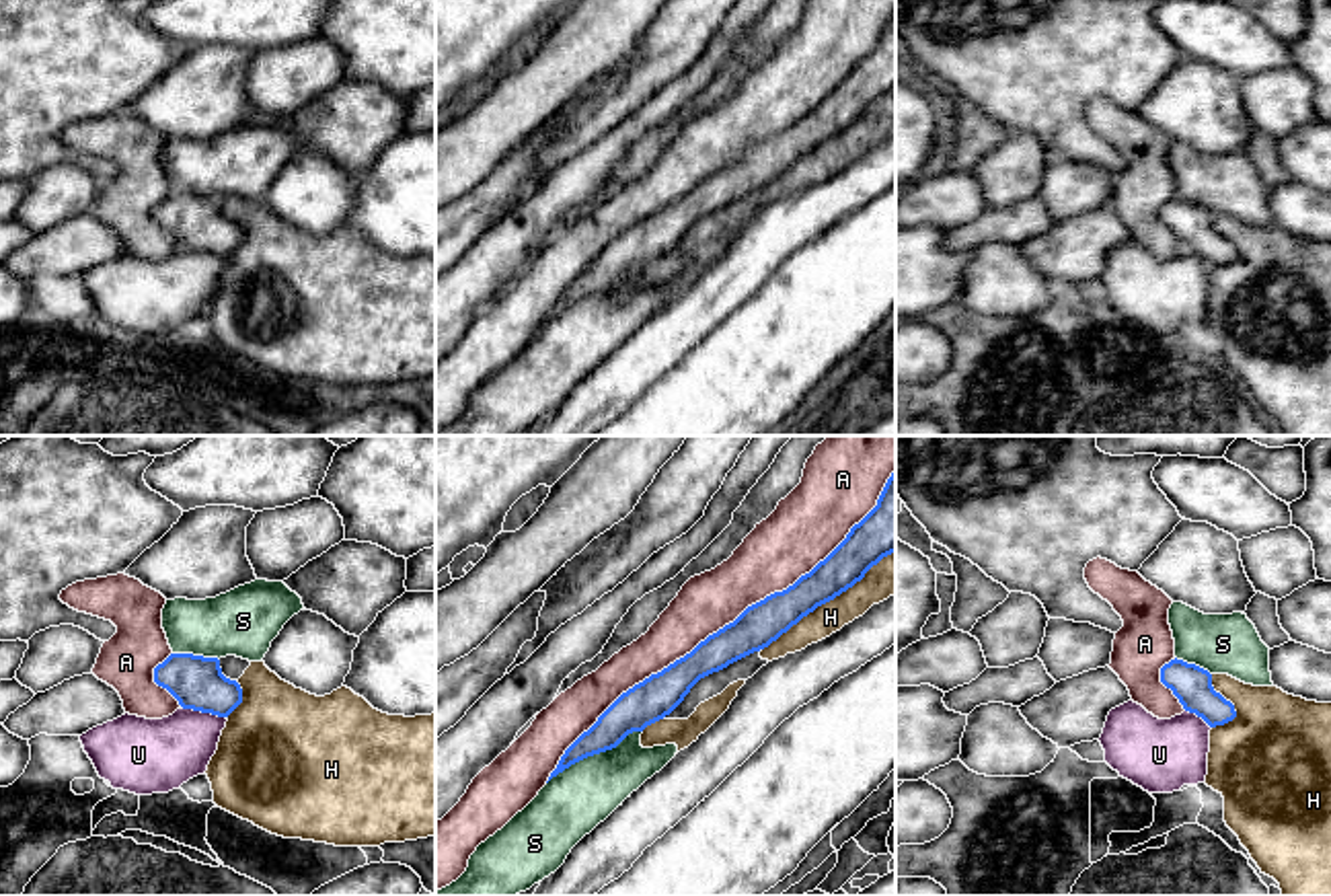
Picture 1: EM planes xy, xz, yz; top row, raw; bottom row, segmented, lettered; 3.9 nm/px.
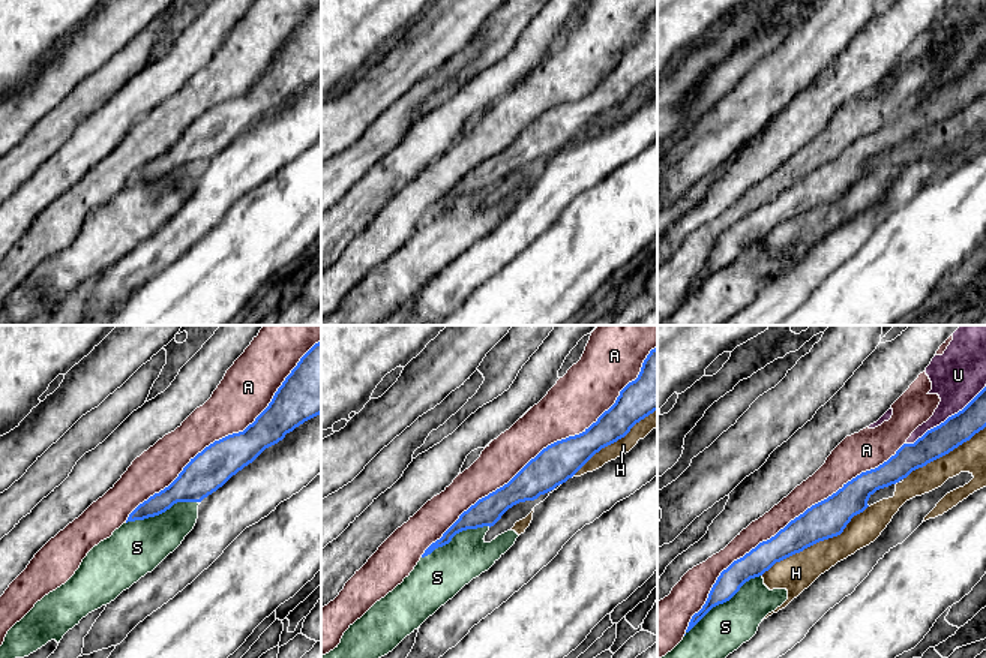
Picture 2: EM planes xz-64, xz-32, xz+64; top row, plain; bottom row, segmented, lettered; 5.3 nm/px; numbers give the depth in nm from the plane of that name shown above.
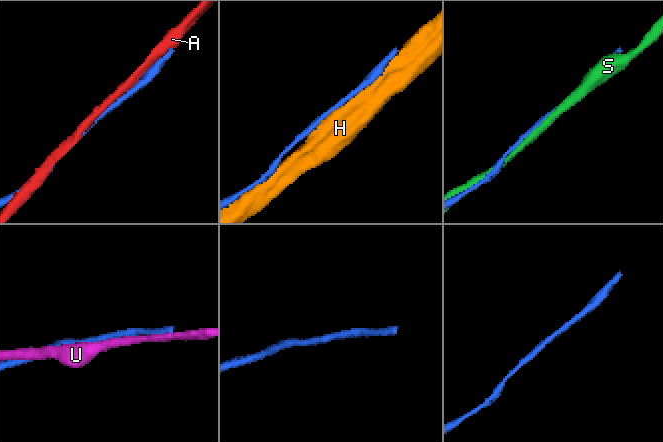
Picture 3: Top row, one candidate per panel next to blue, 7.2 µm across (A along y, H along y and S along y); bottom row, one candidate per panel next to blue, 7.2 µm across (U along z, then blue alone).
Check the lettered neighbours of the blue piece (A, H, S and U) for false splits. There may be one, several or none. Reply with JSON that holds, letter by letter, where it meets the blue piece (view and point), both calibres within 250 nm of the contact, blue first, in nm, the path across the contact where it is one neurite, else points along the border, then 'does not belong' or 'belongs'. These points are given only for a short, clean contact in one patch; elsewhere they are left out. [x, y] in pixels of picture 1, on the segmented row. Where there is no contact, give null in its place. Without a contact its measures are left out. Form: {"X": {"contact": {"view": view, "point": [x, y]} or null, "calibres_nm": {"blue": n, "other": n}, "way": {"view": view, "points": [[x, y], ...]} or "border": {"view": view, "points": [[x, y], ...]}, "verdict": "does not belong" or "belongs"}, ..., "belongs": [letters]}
{"A": {"contact": {"view": "xz", "point": [726, 625]}, "calibres_nm": {"blue": 170, "other": 220}, "verdict": "does not belong"}, "H": {"contact": {"view": "xz", "point": [828, 601]}, "calibres_nm": {"blue": 160, "other": 140}, "verdict": "does not belong"}, "S": {"contact": {"view": "xz", "point": [594, 753]}, "calibres_nm": {"blue": 160, "other": 260}, "verdict": "does not belong"}, "U": {"contact": {"view": "xy", "point": [204, 712]}, "calibres_nm": {"blue": 200, "other": 280}, "verdict": "does not belong"}, "belongs": []}

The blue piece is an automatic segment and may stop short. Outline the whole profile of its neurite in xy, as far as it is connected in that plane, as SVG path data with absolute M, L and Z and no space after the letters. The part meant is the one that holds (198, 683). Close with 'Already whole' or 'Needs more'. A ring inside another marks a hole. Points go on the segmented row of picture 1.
M170 654L154 668L154 682L183 709L228 717L242 703L242 688L222 674L218 658Z. Already whole

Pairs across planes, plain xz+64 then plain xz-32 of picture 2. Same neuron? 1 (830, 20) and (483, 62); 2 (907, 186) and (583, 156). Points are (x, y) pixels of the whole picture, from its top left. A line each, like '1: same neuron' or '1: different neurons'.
1: same neuron
2: same neuron

